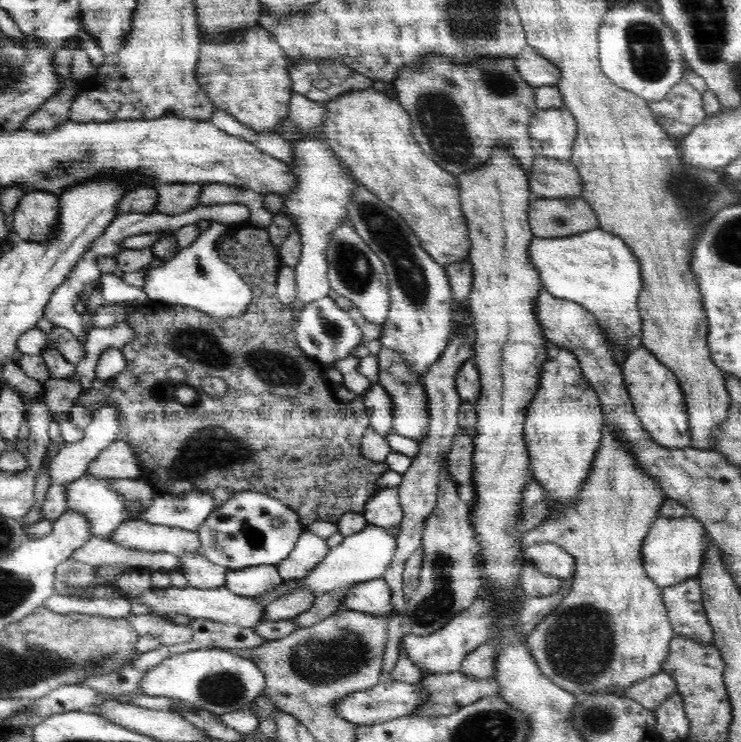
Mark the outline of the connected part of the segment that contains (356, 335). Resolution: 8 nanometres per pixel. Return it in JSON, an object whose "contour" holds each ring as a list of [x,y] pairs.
{"contour":[[[328,296],[305,304],[295,313],[295,333],[299,347],[306,355],[313,356],[325,365],[332,365],[337,360],[352,356],[352,350],[362,345],[362,331],[356,327],[351,313],[340,308]]]}

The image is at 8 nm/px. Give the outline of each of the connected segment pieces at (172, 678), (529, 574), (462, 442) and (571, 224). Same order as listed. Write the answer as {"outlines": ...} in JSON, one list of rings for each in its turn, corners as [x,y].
{"outlines":[[[[204,648],[166,658],[156,668],[146,671],[138,689],[149,697],[167,697],[181,703],[199,706],[215,715],[248,709],[265,692],[264,673],[252,661],[235,656],[228,649]]],[[[526,562],[521,566],[519,586],[525,596],[550,596],[558,594],[564,588],[564,581],[552,575],[542,574],[534,565]]],[[[458,427],[455,432],[451,451],[446,460],[446,462],[448,462],[448,471],[450,471],[452,479],[454,479],[456,485],[458,485],[458,493],[460,493],[462,501],[469,506],[474,501],[474,494],[476,494],[476,489],[474,489],[474,475],[472,475],[472,472],[474,472],[474,463],[472,463],[472,454],[474,454],[474,434],[476,434],[476,429],[474,429],[474,427],[470,428],[469,431]]],[[[534,197],[529,203],[529,223],[534,237],[561,237],[575,235],[599,228],[598,217],[583,197],[542,198]]]]}

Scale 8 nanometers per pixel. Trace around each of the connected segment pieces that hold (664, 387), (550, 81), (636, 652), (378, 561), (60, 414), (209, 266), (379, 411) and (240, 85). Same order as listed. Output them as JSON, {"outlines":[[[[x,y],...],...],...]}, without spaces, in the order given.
{"outlines":[[[[644,346],[638,347],[626,357],[621,371],[635,415],[650,438],[666,448],[688,447],[691,438],[686,397],[674,371],[658,361],[658,357]]],[[[527,45],[515,59],[518,74],[533,87],[554,85],[562,78],[562,71],[552,61],[540,55],[534,47]]],[[[606,424],[602,427],[601,441],[591,469],[575,501],[563,513],[525,531],[519,540],[524,549],[534,544],[554,543],[576,559],[571,589],[558,608],[546,616],[526,639],[526,647],[544,676],[575,697],[592,694],[624,697],[624,690],[662,671],[664,660],[668,658],[670,640],[675,635],[662,600],[663,588],[648,577],[642,563],[642,542],[665,499],[664,489],[640,467],[630,445],[624,439],[618,439],[614,427]]],[[[368,524],[362,532],[344,537],[344,540],[336,548],[330,548],[330,552],[324,556],[324,560],[318,562],[306,578],[302,578],[302,580],[282,579],[276,588],[272,588],[272,590],[268,590],[260,596],[252,596],[252,599],[267,606],[268,603],[296,587],[310,587],[314,590],[314,593],[321,595],[340,587],[351,587],[356,583],[382,577],[387,571],[388,565],[392,562],[396,551],[397,539],[392,531]]],[[[80,375],[73,377],[52,378],[44,382],[44,402],[49,408],[50,416],[58,423],[71,416],[71,408],[82,393]]],[[[213,222],[190,246],[180,250],[169,261],[151,268],[143,290],[151,303],[178,303],[202,310],[216,318],[240,316],[246,312],[253,296],[251,287],[244,283],[235,268],[219,257],[214,248],[217,238],[227,230],[228,226],[222,222]]],[[[378,383],[373,384],[360,398],[368,409],[370,427],[381,435],[393,432],[394,403],[386,389]]],[[[258,24],[246,30],[230,31],[223,43],[206,43],[202,40],[195,73],[200,88],[210,97],[215,108],[252,127],[254,131],[277,134],[279,124],[288,116],[293,93],[289,65],[286,53],[274,35]]]]}

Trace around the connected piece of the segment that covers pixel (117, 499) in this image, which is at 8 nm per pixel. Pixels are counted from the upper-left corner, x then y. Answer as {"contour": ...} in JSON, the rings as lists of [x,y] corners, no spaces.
{"contour":[[[82,475],[75,481],[65,484],[67,510],[77,512],[88,521],[91,534],[105,539],[111,537],[114,529],[128,519],[138,519],[147,509],[145,506],[127,506],[125,500],[107,483],[106,478]]]}

